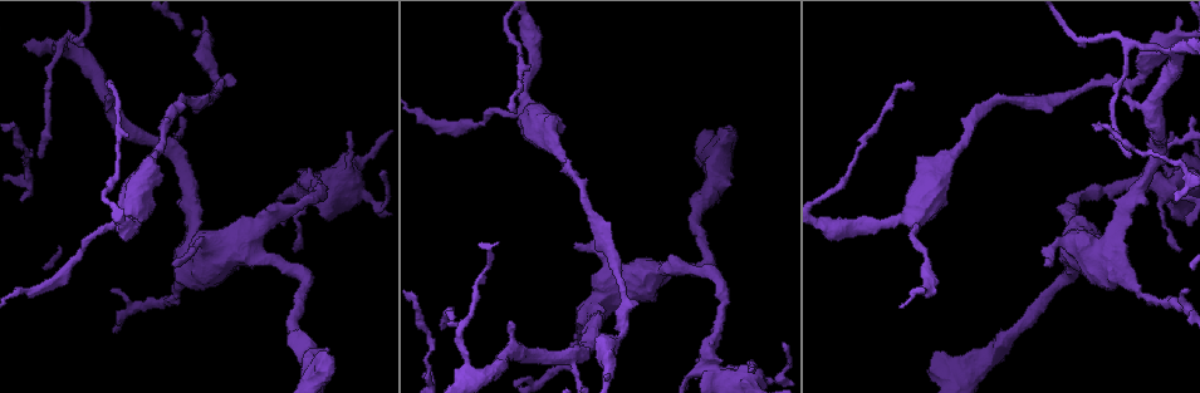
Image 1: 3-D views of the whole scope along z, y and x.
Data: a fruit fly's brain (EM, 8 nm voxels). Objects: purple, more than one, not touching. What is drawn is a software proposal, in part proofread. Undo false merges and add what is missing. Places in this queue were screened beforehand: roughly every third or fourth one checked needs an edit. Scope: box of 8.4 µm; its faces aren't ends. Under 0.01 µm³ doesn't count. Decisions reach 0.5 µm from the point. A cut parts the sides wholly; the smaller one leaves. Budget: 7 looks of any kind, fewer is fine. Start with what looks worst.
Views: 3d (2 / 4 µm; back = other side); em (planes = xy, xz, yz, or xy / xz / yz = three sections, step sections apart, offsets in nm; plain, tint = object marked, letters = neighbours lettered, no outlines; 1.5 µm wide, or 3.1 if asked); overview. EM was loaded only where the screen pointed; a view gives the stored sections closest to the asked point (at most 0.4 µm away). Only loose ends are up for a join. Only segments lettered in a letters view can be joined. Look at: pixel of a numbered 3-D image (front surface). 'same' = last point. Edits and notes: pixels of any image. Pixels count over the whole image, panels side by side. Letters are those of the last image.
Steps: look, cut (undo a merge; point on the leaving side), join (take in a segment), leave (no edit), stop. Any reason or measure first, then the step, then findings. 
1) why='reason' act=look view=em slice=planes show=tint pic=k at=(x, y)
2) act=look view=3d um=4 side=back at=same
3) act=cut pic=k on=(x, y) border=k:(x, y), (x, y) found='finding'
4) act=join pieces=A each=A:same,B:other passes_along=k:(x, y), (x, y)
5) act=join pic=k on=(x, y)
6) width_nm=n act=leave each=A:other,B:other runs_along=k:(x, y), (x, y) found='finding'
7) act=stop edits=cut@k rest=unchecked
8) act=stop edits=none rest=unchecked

why='calibre changes' act=look view=3d um=4 pic=1 at=(1160, 206)

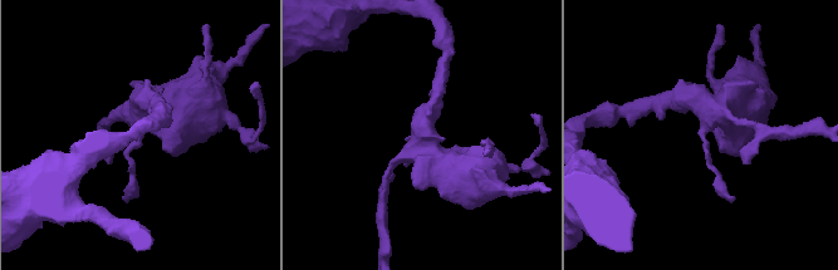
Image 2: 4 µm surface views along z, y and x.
why='shape alone is not enough' act=look view=em slice=xy step=4 show=tint pic=2 at=(703, 132)

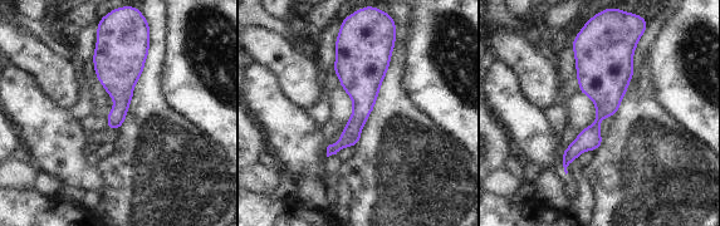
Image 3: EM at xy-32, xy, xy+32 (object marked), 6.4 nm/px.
act=look view=em slice=xz step=8 show=letters at=same

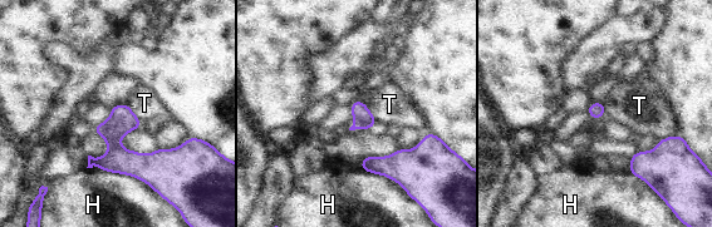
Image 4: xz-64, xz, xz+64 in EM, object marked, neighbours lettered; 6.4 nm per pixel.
width_nm=100 act=leave each=H:other,T:other border=4:(361, 100), (377, 123) found='all the same neuron'

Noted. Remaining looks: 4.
why='thin end' act=look view=em slice=planes show=plain pic=1 at=(1132, 155)

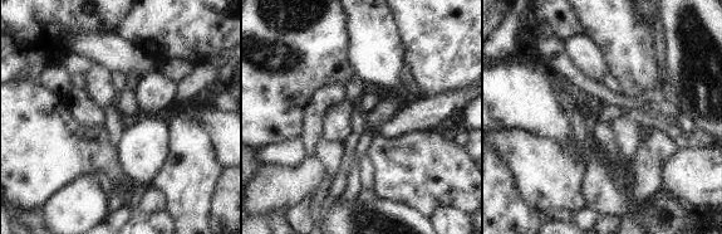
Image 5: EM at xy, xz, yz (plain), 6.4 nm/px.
why='what lies round it' act=look view=em slice=planes show=letters at=same

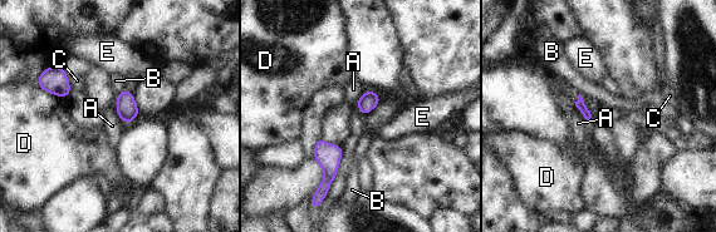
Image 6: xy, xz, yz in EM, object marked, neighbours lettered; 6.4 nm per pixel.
act=leave each=A:other,B:other,C:other,D:other,E:other border=6:(123, 89), (118, 94) found='no lettered segment goes on from it'

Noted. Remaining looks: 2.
act=stop edits=none rest=unchecked

